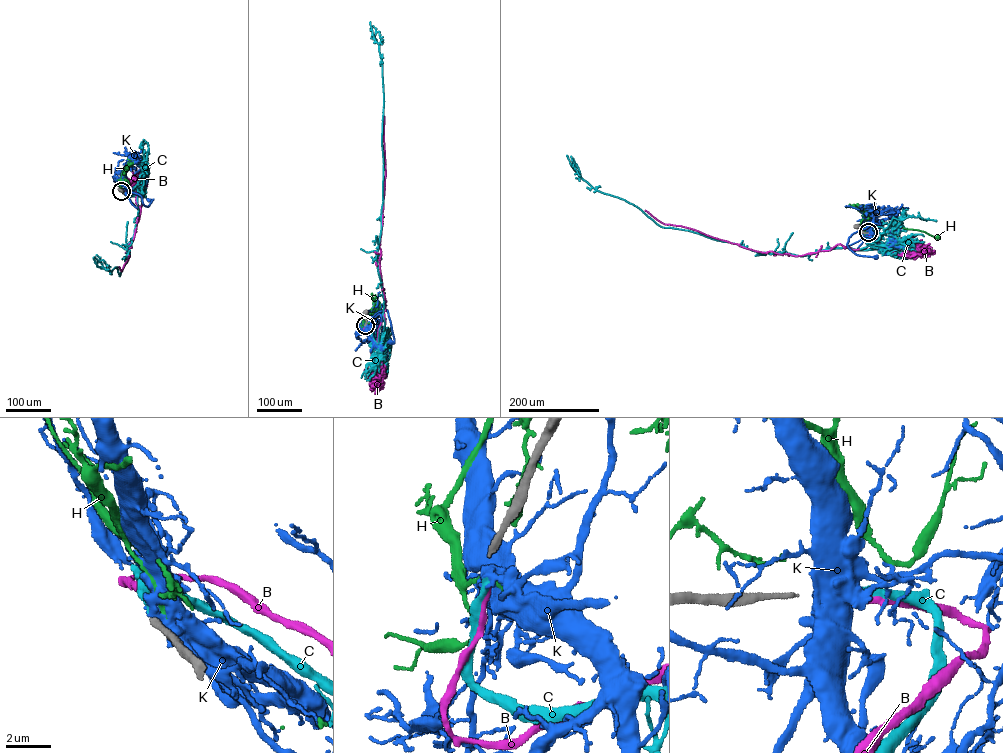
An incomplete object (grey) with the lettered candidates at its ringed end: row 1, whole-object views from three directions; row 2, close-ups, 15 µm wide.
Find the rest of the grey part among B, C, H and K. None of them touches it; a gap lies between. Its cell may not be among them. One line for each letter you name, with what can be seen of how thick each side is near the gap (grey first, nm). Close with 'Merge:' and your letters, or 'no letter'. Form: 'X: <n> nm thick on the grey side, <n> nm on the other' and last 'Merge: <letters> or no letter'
C: 240 nm thick on the grey side, 320 nm on the other
Merge: C

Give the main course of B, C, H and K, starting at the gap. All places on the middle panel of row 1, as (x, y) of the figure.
B: (365, 326), (364, 329), (370, 328), (378, 352), (378, 330), (386, 301), (379, 244), (385, 175), (384, 116)
C: (365, 326), (370, 328), (378, 344), (384, 305), (376, 258), (383, 203), (384, 94), (379, 45), (370, 22)
H: (365, 326), (365, 316), (377, 312), (374, 332), (386, 356), (377, 388)
K: (365, 326), (365, 318), (386, 309), (394, 338), (394, 342), (390, 342)

